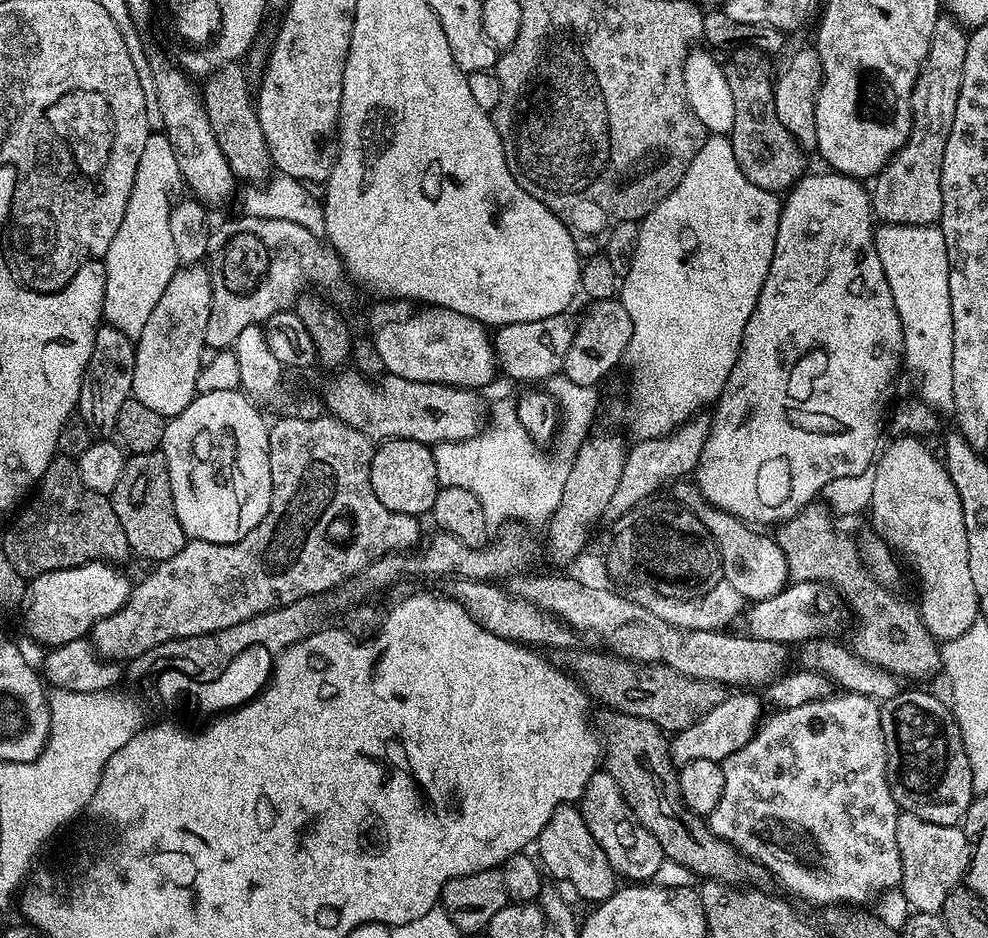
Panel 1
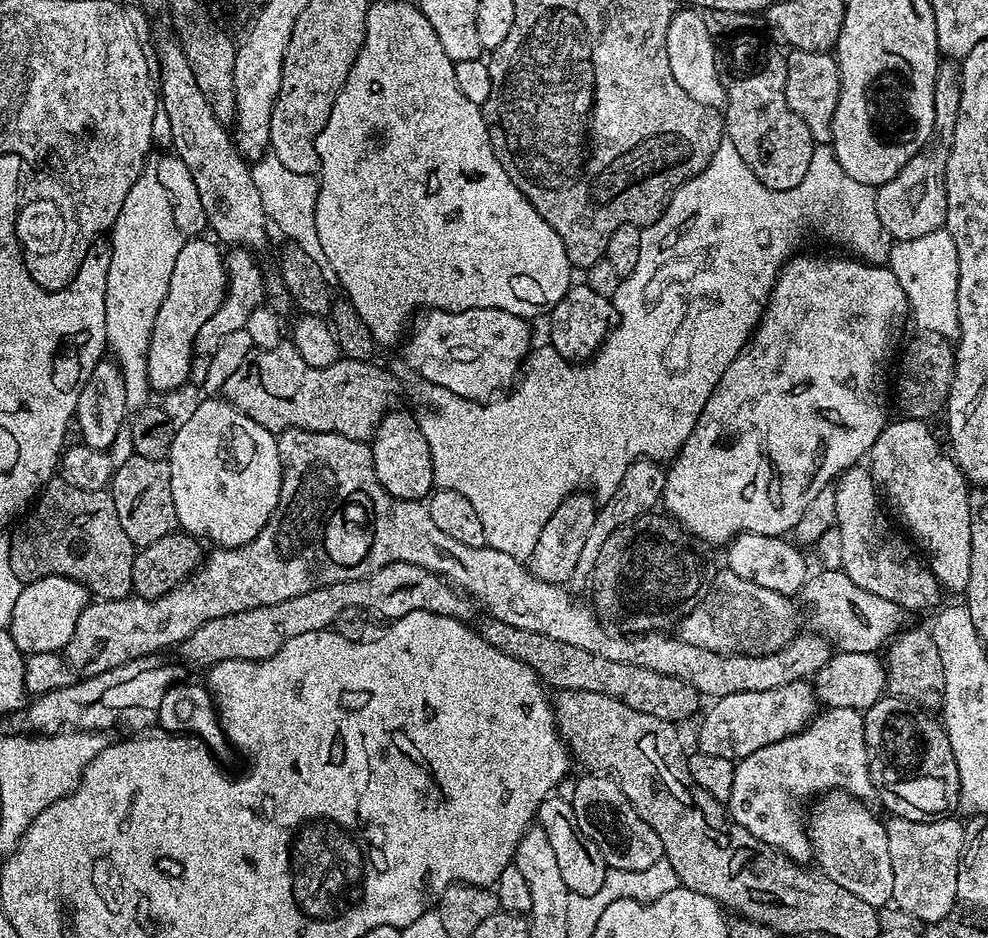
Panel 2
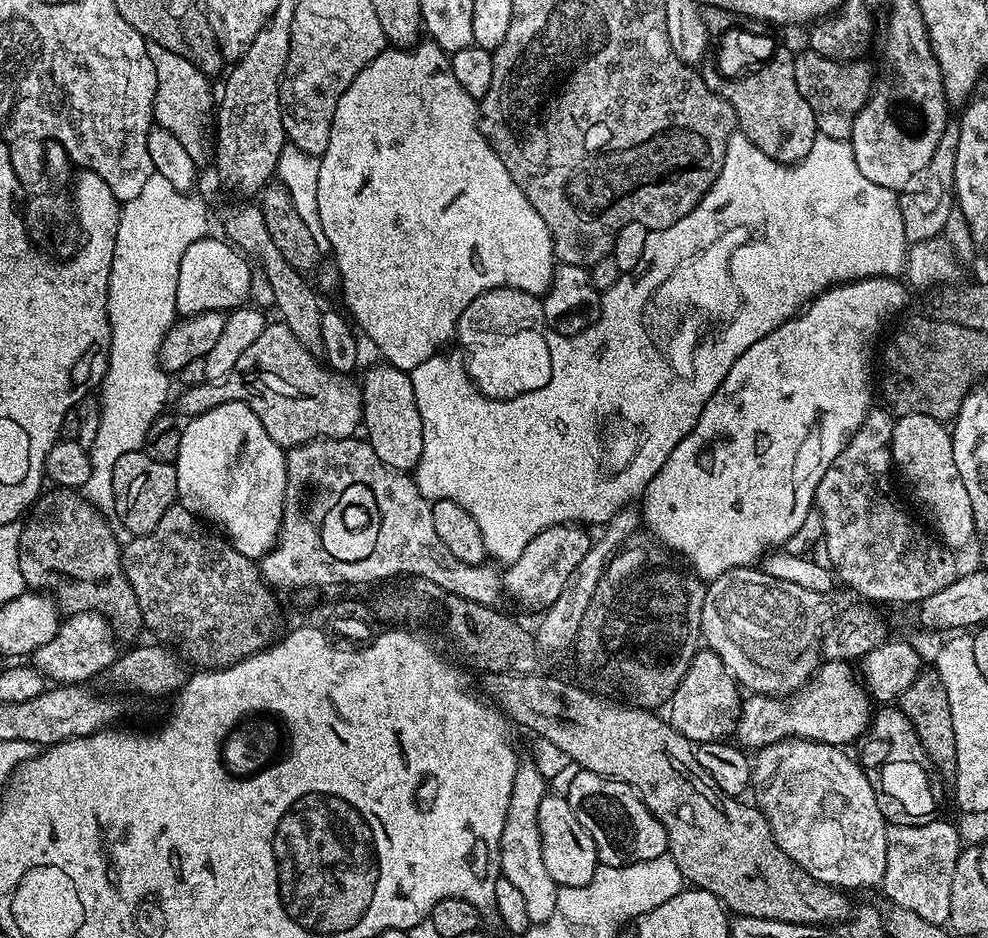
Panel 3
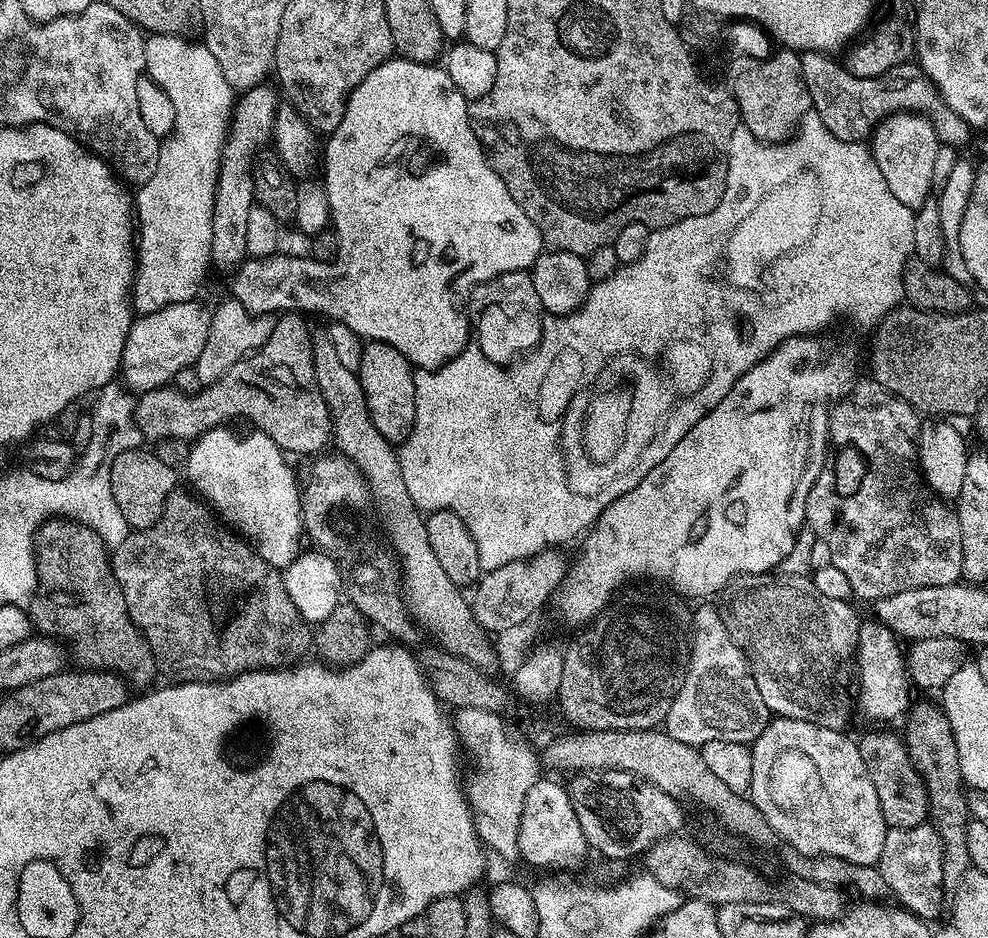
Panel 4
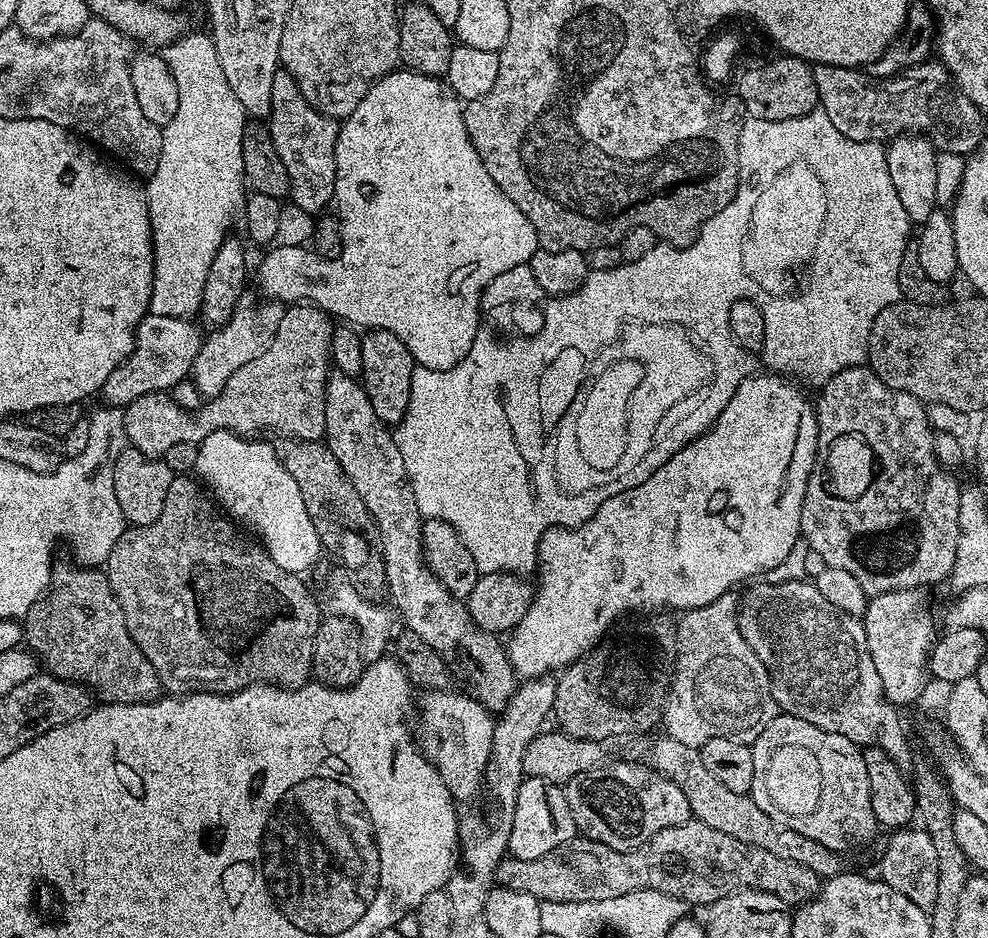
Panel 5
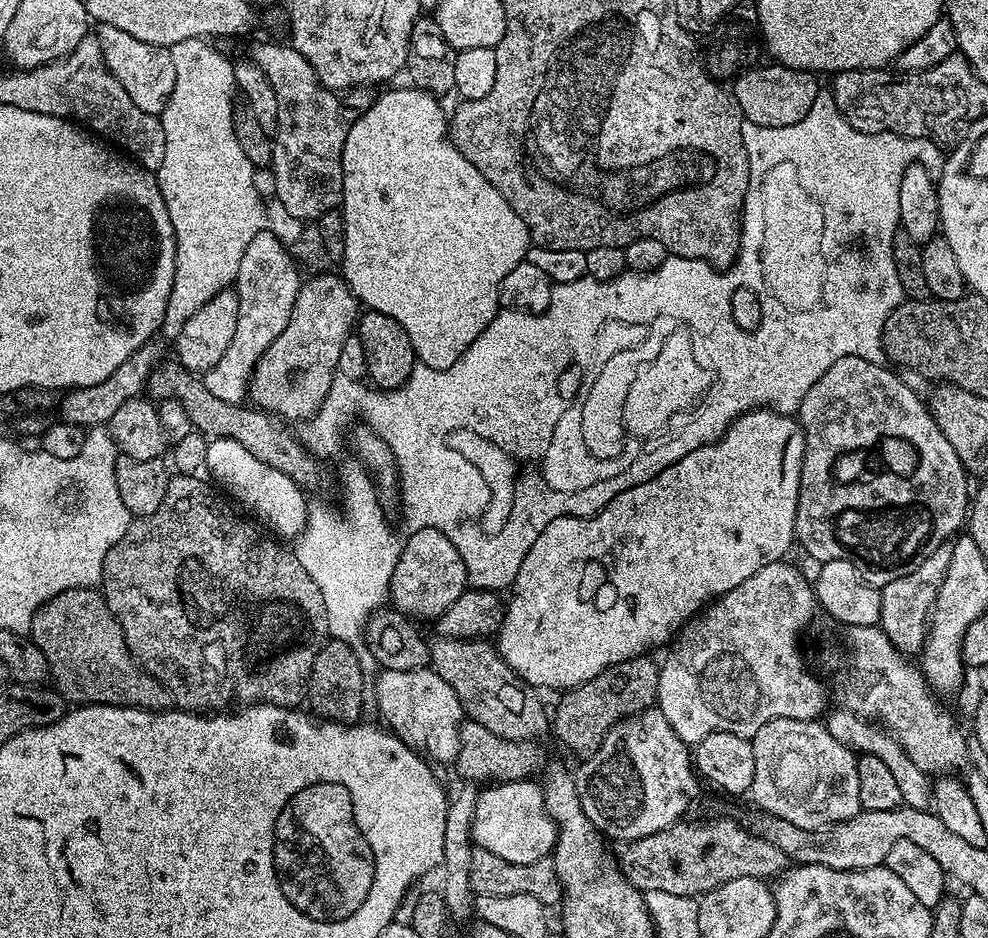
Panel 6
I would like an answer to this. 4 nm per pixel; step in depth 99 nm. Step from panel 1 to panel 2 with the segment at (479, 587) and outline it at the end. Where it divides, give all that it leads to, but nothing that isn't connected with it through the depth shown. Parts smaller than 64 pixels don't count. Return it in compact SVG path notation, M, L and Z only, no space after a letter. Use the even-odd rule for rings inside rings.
M390 562L390 566L382 566L382 570L374 570L374 574L366 574L357 580L334 582L330 586L298 594L298 598L286 598L286 602L278 602L274 606L258 606L254 610L242 610L238 614L207 620L178 645L179 659L185 665L201 670L221 664L223 660L268 660L278 649L286 646L290 638L298 638L298 634L331 629L338 614L351 608L364 608L369 614L381 612L388 622L411 612L433 612L468 622L478 612L471 596L464 595L438 574L410 562Z

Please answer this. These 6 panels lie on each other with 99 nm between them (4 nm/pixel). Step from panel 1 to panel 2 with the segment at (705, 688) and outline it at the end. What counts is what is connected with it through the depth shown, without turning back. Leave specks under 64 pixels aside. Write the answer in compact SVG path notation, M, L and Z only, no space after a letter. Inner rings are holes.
M485 619L485 624L478 628L484 641L494 650L530 666L537 676L549 689L565 692L566 690L590 690L594 694L606 694L610 698L618 698L626 706L634 710L642 710L642 714L654 714L654 718L662 718L673 722L681 722L687 716L696 712L696 707L702 703L701 697L695 688L691 688L686 682L682 682L673 676L667 676L665 672L655 672L642 666L630 666L622 662L610 662L610 658L602 658L598 654L590 654L590 650L581 650L579 646L570 646L570 642L558 642L554 638L546 638L546 634L534 634L534 630L522 630L518 626L506 626L501 620Z

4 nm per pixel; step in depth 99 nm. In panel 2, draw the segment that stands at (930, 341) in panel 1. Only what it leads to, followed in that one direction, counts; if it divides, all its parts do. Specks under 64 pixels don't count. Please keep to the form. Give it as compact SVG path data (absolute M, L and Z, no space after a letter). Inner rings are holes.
M943 227L934 234L922 234L922 238L897 240L888 255L887 267L891 268L898 286L908 299L911 319L924 334L959 337L958 326L958 246Z

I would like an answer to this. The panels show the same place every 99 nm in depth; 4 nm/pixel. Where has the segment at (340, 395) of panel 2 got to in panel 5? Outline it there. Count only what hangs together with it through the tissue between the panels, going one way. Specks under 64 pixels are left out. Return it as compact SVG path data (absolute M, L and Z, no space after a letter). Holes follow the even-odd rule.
M293 304L285 307L282 322L258 358L246 362L246 366L234 370L230 382L221 390L220 395L205 399L195 411L188 411L178 406L168 392L151 392L134 398L123 409L124 429L131 447L142 454L163 458L170 446L179 444L200 445L207 436L215 432L231 430L237 434L264 434L260 432L277 432L275 435L289 440L320 440L326 426L326 382L330 371L332 355L333 317L317 308L315 304Z

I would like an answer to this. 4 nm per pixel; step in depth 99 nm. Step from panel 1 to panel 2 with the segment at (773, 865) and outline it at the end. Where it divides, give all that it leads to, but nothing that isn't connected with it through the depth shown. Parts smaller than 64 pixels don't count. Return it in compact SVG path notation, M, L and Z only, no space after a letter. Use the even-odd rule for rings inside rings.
M833 708L827 714L829 716L821 715L813 719L807 728L794 733L793 736L782 738L770 746L762 746L762 750L754 750L754 754L735 761L734 790L730 790L730 798L726 802L726 811L734 823L750 830L750 834L754 834L777 852L803 865L807 865L814 856L810 832L806 827L806 820L800 817L799 810L790 801L784 800L784 796L793 796L794 799L800 800L811 792L828 788L827 790L843 790L853 797L864 798L871 790L872 784L874 788L874 777L868 769L870 753L864 741L863 715L854 708Z

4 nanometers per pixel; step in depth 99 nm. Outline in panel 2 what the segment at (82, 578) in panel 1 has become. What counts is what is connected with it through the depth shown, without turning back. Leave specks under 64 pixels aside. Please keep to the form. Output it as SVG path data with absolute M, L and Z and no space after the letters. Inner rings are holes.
M47 576L41 580L27 581L14 602L12 617L8 619L8 633L14 638L14 646L24 656L43 652L60 652L70 642L78 626L82 610L90 602L88 589L77 580L61 576Z

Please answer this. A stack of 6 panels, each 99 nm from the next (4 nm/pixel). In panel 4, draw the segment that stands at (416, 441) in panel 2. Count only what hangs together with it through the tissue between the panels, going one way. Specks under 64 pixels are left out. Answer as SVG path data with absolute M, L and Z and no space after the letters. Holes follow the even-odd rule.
M369 340L365 343L358 375L362 382L362 390L366 394L366 406L370 410L374 430L378 430L378 434L382 434L382 438L393 446L403 444L414 426L416 395L413 371L410 361L386 342Z

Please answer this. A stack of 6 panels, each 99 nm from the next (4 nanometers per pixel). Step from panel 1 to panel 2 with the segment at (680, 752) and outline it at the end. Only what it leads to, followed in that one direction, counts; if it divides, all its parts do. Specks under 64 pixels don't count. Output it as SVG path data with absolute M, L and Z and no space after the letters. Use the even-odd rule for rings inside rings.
M795 680L774 690L726 694L713 704L716 705L705 714L700 724L699 751L733 762L754 754L754 750L762 750L762 746L770 746L807 728L818 709L816 689L808 680Z

